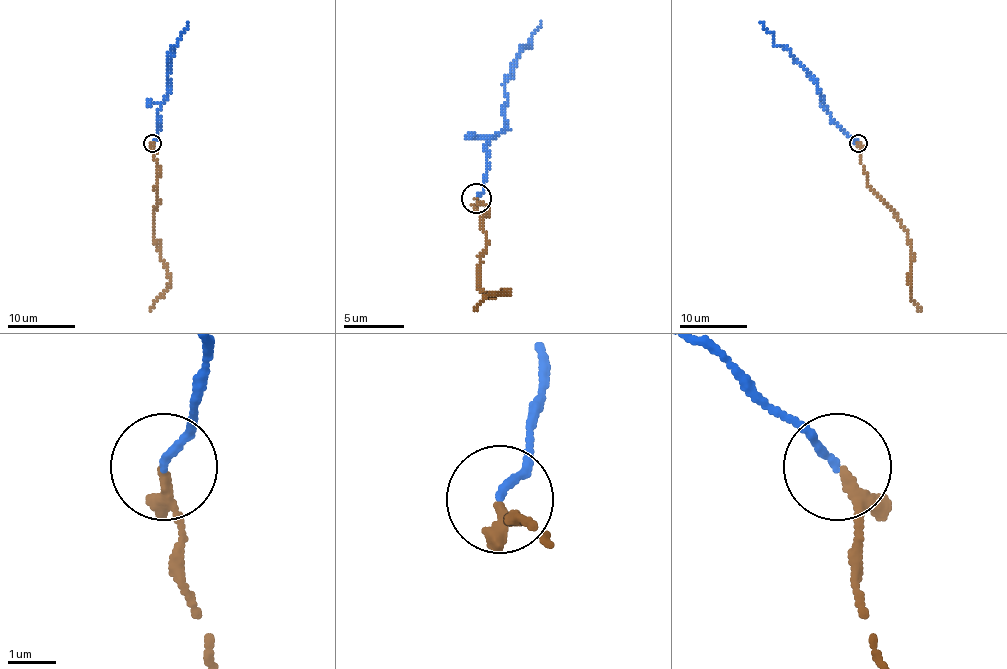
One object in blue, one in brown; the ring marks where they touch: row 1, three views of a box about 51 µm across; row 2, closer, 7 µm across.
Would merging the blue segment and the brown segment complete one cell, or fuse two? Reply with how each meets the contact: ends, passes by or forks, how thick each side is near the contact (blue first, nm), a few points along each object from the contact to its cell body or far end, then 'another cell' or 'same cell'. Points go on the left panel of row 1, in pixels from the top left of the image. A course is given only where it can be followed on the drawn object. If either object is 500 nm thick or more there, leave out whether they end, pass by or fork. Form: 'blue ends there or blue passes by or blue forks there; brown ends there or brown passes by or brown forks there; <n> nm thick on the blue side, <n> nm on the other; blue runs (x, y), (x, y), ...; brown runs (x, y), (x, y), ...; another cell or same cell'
blue ends there; brown passes by; 150 nm thick on the blue side, 170 nm on the other; blue runs (153, 144), (161, 102), (168, 93), (168, 55), (188, 23); brown runs (153, 144), (160, 172), (153, 238), (171, 285), (151, 310); same cell

